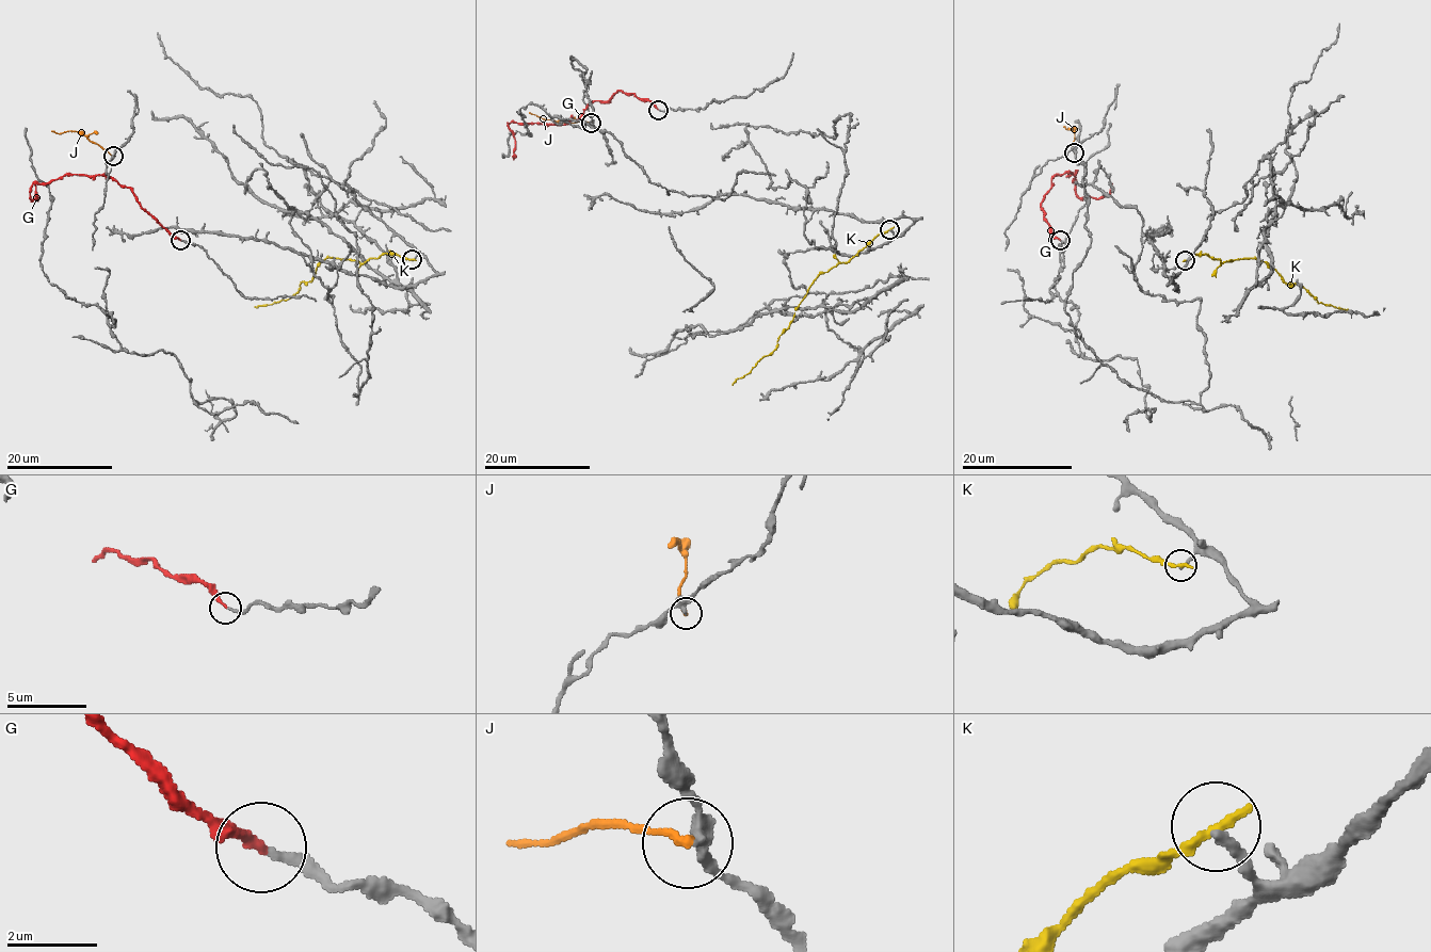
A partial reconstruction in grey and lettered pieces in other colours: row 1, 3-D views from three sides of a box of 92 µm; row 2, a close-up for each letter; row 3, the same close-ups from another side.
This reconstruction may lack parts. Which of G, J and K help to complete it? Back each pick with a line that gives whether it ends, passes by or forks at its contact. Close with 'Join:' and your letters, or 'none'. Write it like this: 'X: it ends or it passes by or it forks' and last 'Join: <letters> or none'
G: it ends
Join: G

